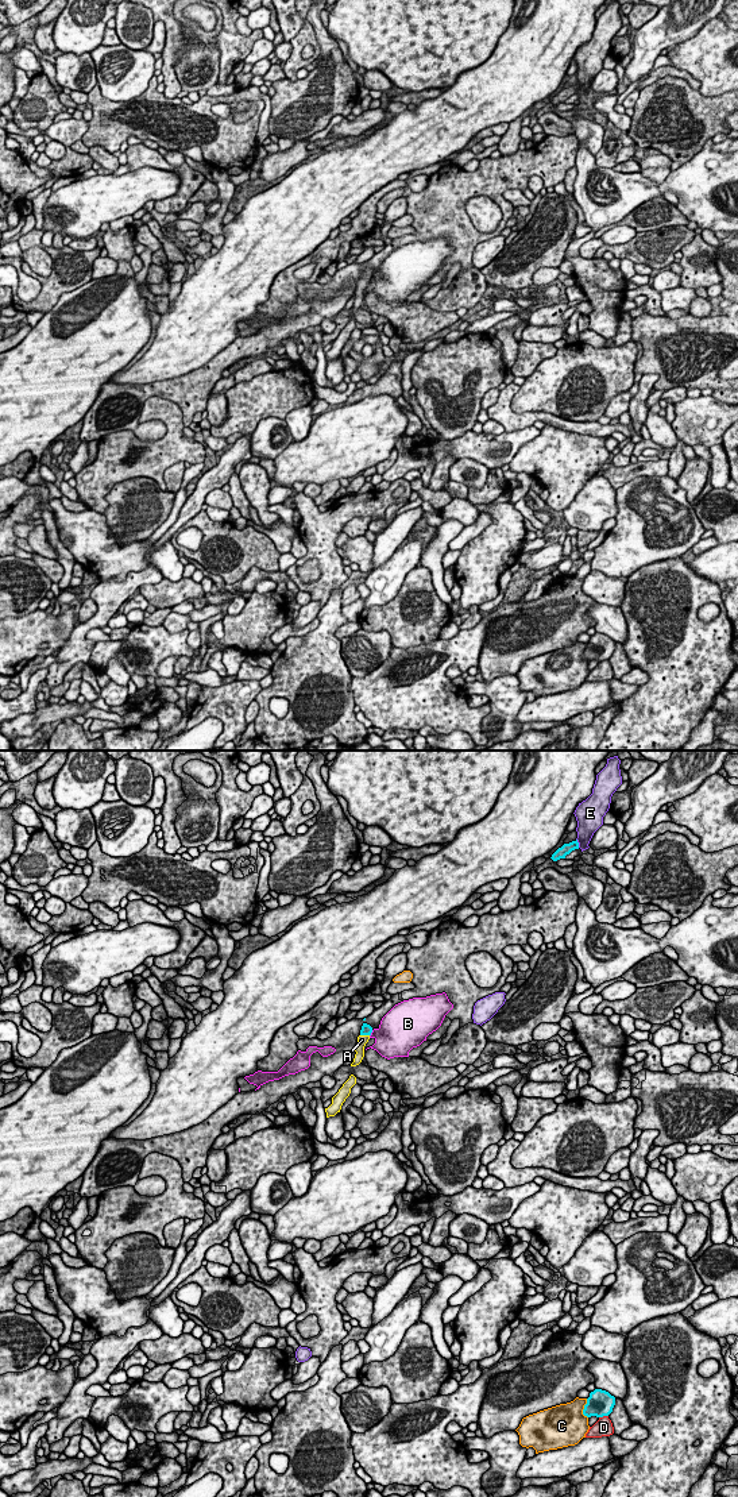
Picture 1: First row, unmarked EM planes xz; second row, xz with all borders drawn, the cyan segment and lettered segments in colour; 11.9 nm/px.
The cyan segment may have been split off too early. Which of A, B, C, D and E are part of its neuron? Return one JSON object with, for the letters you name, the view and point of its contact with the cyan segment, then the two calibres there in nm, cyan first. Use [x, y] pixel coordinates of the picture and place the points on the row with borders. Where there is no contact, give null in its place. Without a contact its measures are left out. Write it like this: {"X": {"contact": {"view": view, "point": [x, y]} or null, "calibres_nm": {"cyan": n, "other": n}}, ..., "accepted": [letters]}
{"A": {"contact": {"view": "xz", "point": [364, 1034]}, "calibres_nm": {"cyan": 130, "other": 130}}, "accepted": ["A"]}

